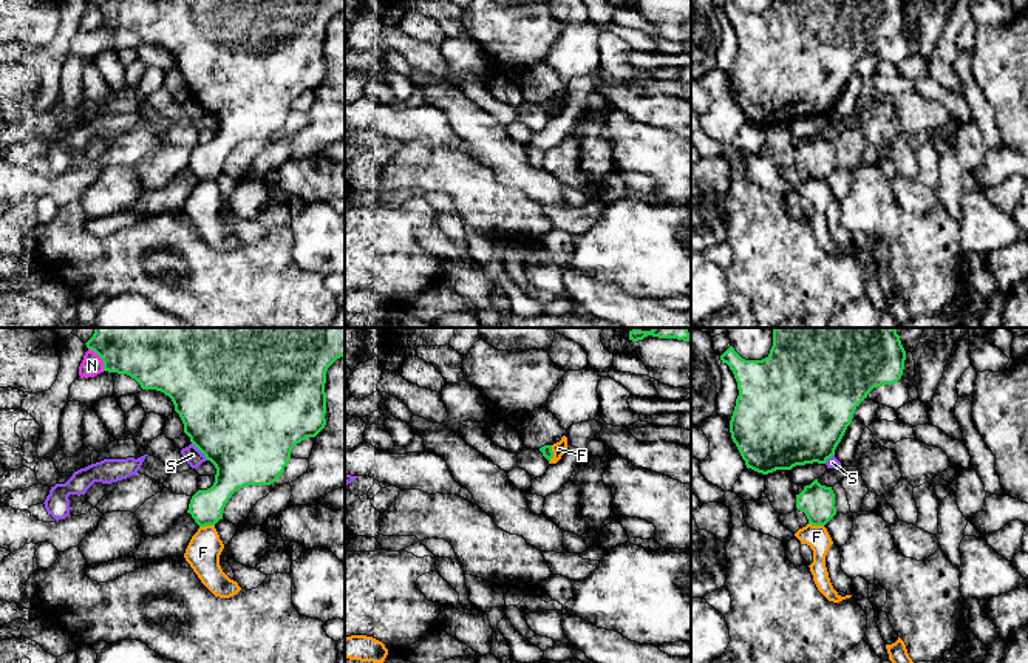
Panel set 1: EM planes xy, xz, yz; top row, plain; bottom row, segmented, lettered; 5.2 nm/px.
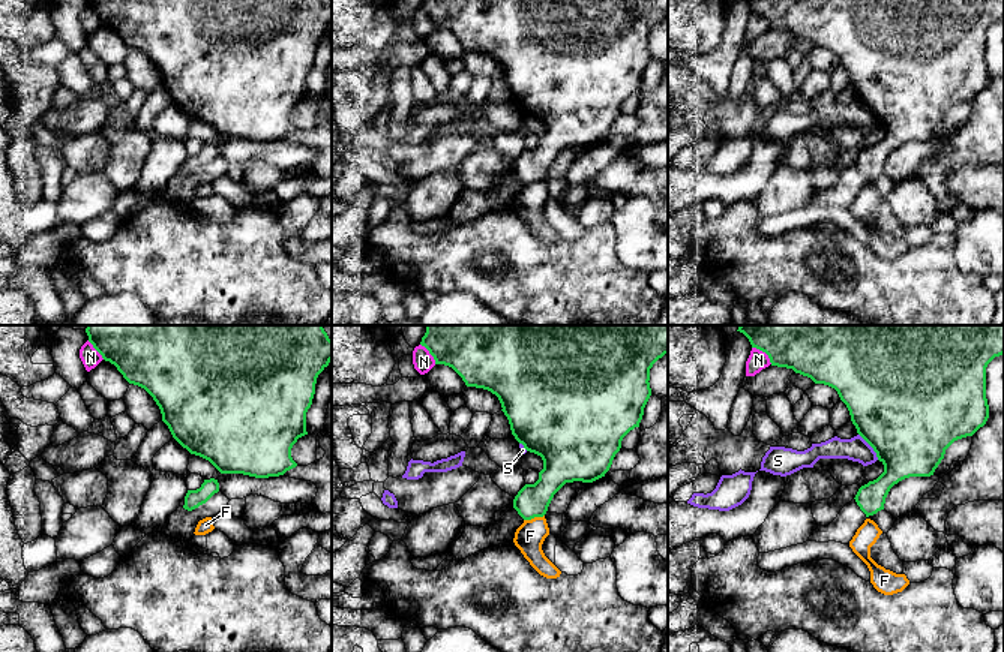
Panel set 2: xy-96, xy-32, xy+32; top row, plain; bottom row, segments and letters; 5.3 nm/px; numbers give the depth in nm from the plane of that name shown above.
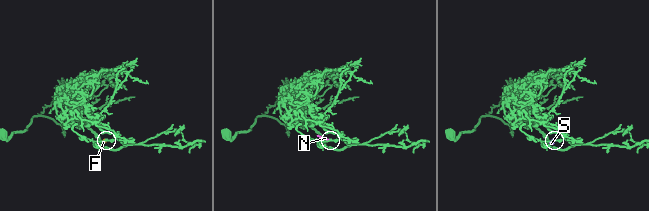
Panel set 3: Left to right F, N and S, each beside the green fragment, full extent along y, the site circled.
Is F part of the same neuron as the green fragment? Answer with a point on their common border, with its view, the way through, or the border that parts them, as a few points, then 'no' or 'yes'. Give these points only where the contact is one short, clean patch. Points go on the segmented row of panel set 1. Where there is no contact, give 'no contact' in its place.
xz (552, 455) | along xz (552, 445), (549, 462) | no

